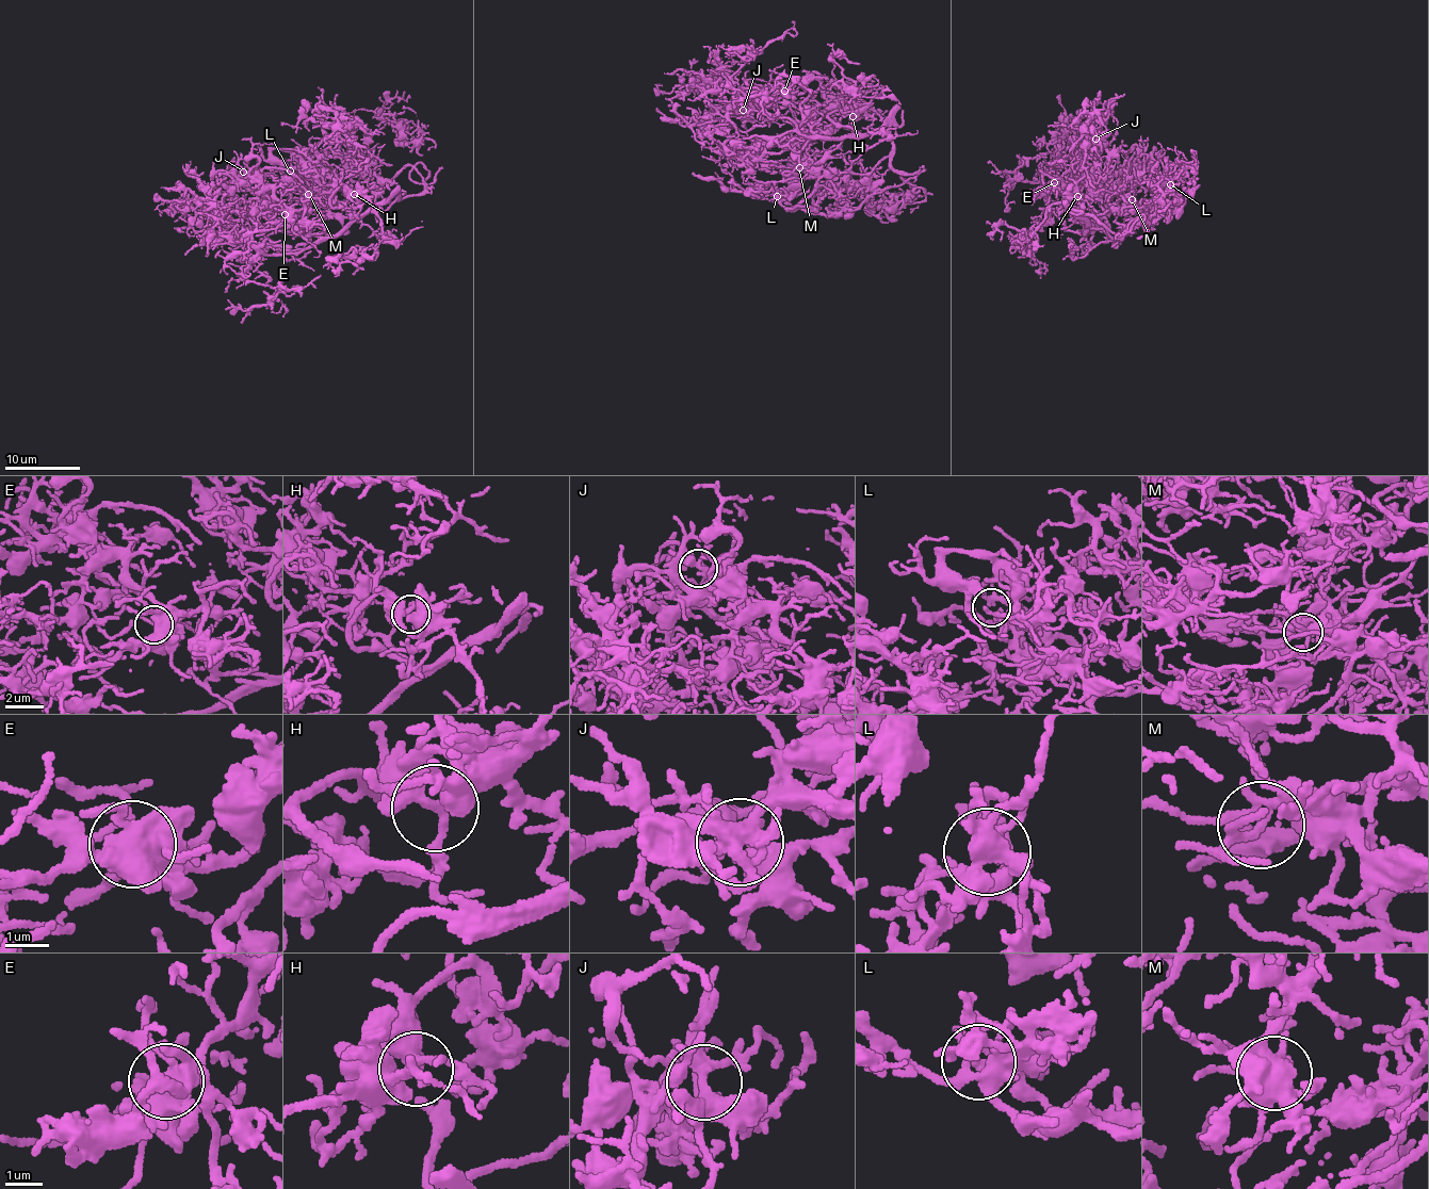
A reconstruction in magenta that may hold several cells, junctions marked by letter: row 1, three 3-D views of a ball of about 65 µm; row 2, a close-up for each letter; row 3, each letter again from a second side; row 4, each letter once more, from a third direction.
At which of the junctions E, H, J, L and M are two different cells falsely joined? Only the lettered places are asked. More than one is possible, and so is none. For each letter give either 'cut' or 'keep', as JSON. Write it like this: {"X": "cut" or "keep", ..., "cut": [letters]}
{"E": "keep", "H": "keep", "J": "keep", "L": "keep", "M": "keep", "cut": []}

